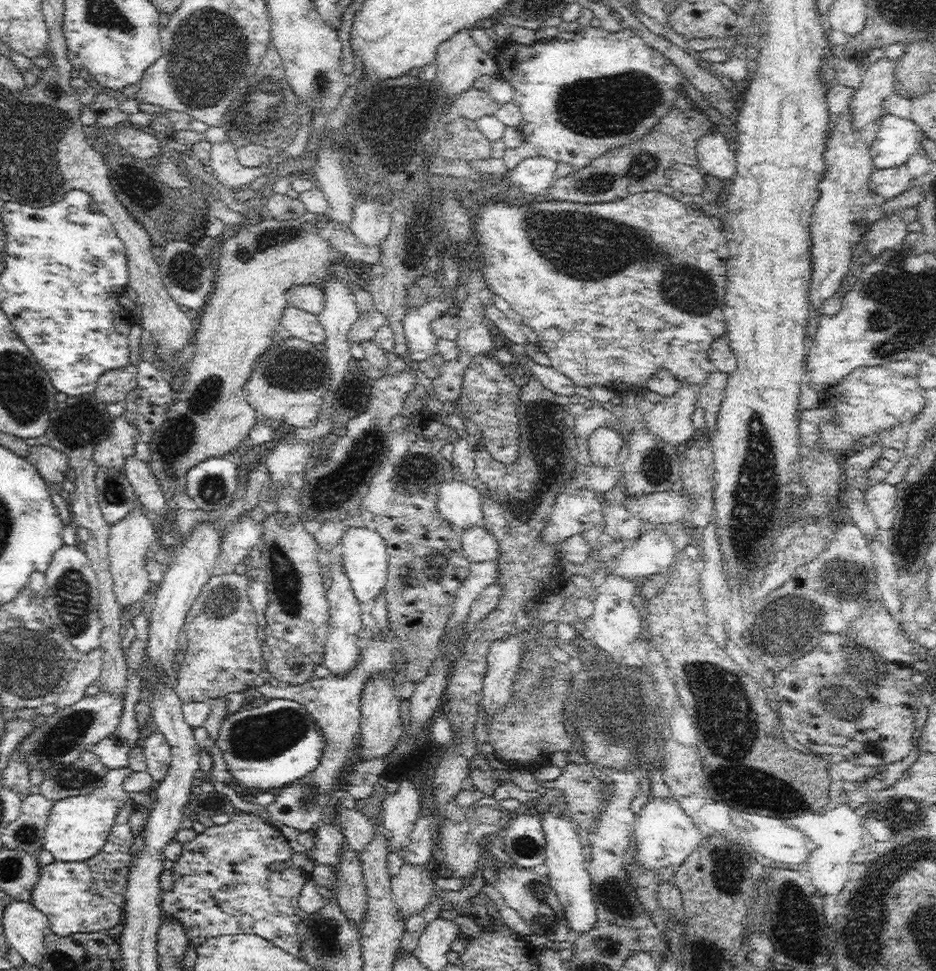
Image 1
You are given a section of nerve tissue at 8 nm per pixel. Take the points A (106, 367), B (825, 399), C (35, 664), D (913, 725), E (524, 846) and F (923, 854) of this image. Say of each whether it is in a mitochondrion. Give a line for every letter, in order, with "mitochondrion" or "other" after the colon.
A: other
B: other
C: mitochondrion
D: other
E: mitochondrion
F: other

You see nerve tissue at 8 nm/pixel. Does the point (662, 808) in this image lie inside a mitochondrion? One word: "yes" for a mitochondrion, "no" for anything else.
no

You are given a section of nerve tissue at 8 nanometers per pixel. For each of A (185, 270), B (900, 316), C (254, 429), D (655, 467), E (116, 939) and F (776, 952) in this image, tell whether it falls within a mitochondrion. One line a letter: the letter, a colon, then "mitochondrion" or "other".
A: mitochondrion
B: mitochondrion
C: other
D: mitochondrion
E: other
F: other

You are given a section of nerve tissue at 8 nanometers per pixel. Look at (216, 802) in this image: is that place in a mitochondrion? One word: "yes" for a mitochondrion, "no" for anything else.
no

